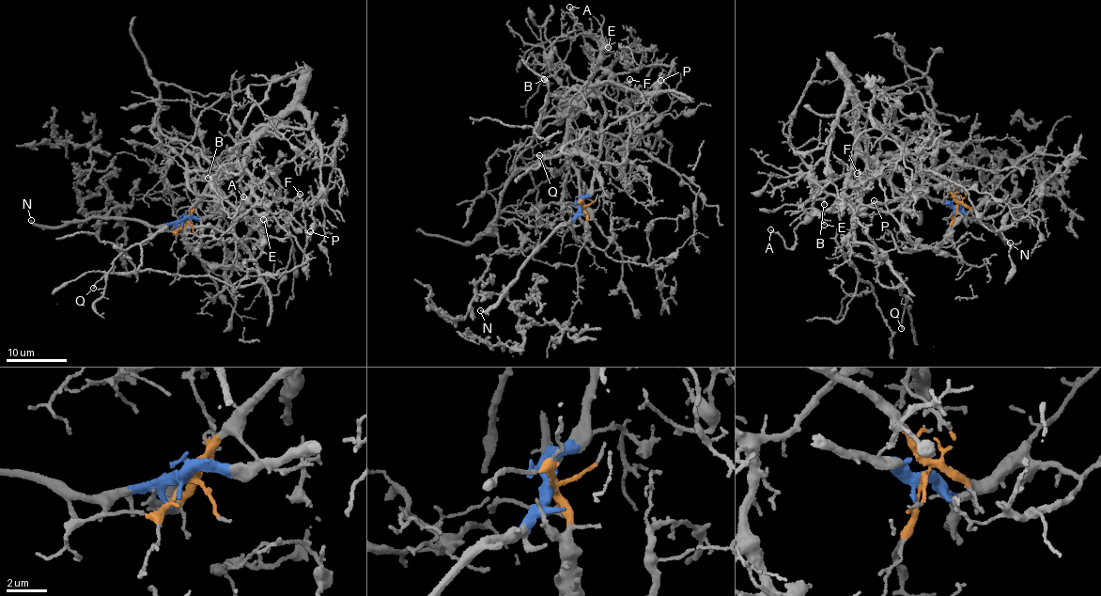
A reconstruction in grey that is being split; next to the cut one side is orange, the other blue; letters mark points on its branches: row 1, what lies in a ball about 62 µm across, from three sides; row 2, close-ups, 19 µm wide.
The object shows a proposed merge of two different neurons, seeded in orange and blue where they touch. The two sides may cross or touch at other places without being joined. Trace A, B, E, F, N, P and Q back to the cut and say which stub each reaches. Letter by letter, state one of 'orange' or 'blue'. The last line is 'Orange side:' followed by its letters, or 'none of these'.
A: orange
B: blue
E: orange
F: orange
N: blue
P: orange
Q: blue
Orange side: A, E, F, P

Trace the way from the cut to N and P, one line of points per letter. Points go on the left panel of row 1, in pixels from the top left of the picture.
N: (182, 222), (152, 227), (139, 220), (96, 217), (49, 227), (30, 220)
P: (182, 222), (189, 182), (200, 196), (243, 157), (271, 196), (302, 202), (306, 244), (310, 230)

